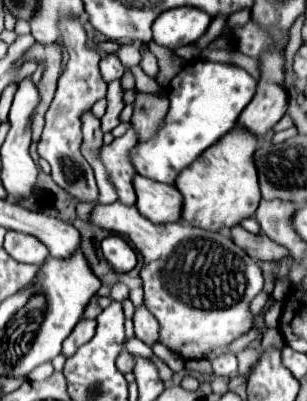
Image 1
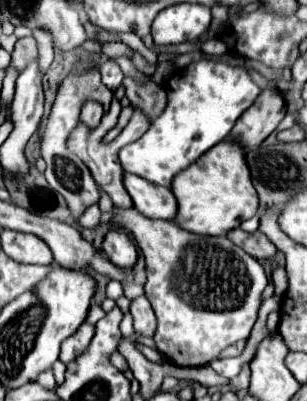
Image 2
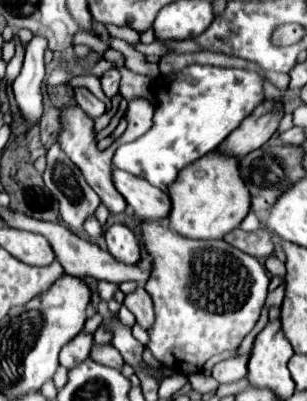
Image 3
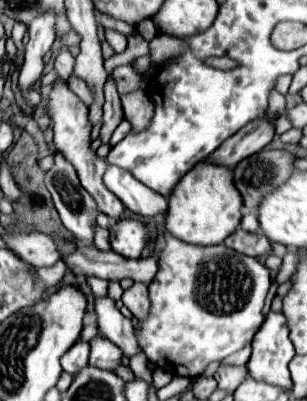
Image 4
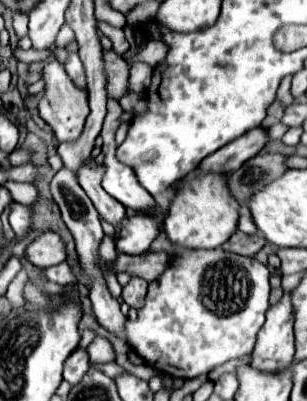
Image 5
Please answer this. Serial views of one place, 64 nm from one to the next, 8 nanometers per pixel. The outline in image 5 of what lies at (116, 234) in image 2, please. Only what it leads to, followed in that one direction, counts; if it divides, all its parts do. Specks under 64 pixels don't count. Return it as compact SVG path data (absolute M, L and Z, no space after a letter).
M136 214L124 218L118 230L116 248L122 254L144 254L150 250L150 244L158 236L158 218L154 214Z

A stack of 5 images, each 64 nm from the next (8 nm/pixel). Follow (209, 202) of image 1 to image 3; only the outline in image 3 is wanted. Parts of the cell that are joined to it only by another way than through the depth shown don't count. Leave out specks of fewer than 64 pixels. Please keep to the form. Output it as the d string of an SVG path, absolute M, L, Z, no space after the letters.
M218 150L196 160L196 164L188 164L176 182L170 184L168 196L172 200L168 228L190 240L222 240L240 226L250 210L250 194L240 178L238 160L228 158Z

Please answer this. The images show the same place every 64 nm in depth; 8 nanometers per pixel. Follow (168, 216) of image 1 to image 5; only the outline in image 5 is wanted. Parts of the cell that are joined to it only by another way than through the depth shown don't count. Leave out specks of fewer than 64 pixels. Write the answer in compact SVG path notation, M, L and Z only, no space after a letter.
M110 100L104 128L100 134L104 140L102 152L106 156L106 160L104 160L106 174L104 174L102 186L108 194L112 194L126 208L132 208L138 212L150 212L152 208L156 208L154 198L140 186L132 168L128 168L126 164L120 164L120 160L116 160L118 144L114 140L114 128L120 126L120 114L122 114L122 108L120 108L118 100Z

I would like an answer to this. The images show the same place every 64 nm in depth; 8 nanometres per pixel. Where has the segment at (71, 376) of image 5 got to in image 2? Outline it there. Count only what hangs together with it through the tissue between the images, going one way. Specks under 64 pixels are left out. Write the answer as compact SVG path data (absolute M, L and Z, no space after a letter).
M82 324L82 328L72 334L64 344L62 344L62 350L60 350L60 360L64 364L70 364L72 360L76 360L76 356L80 356L80 352L84 352L84 348L88 348L90 340L94 336L94 326L92 324Z

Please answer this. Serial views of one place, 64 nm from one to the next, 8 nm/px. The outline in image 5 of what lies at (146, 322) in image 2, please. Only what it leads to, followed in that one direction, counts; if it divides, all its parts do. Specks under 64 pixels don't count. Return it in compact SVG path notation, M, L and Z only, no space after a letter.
M132 276L130 282L124 286L122 290L122 298L128 306L132 308L140 308L144 304L144 296L146 296L146 290L148 290L148 282L144 278L136 278Z

